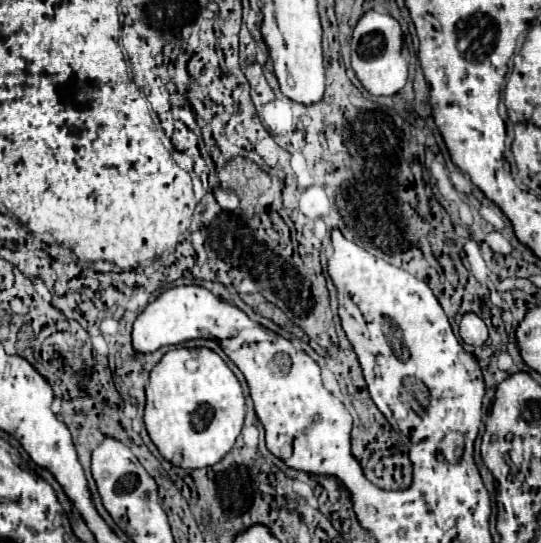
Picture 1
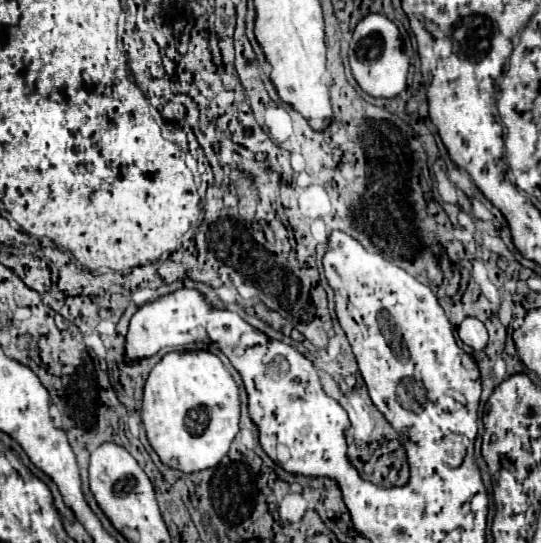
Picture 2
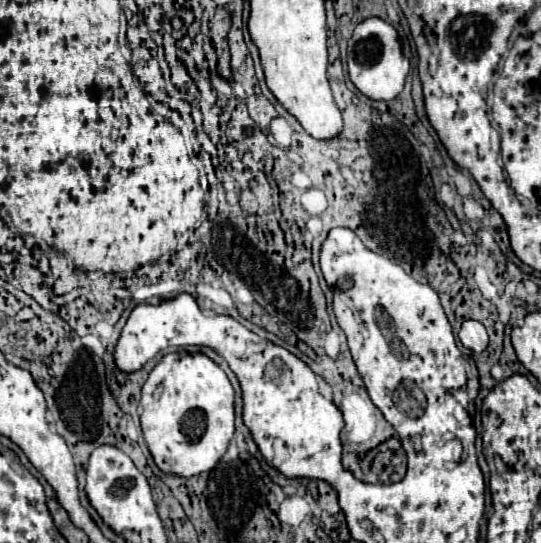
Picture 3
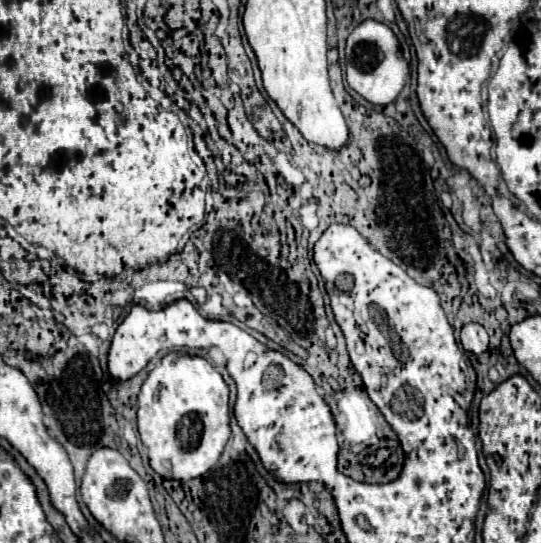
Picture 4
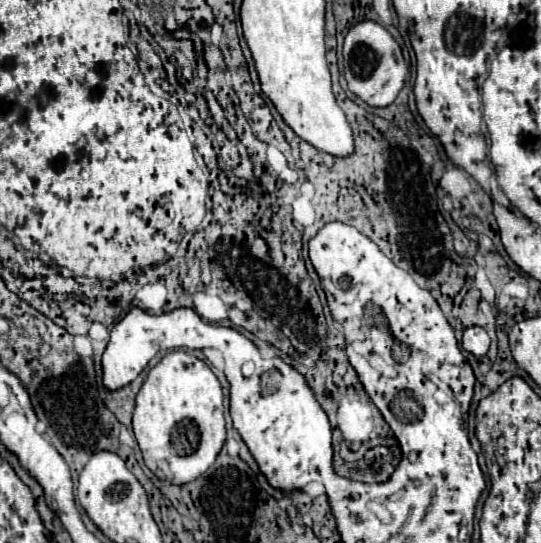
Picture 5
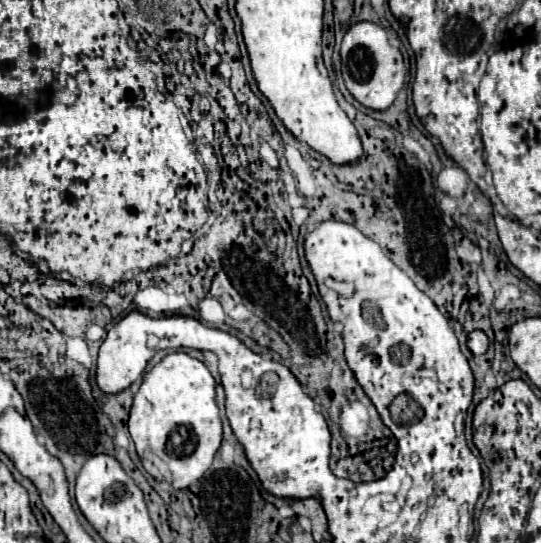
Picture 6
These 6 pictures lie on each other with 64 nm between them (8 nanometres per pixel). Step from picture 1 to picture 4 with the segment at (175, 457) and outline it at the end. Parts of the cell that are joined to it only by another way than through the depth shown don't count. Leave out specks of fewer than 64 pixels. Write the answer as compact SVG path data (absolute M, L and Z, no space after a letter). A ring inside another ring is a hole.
M170 352L148 374L138 394L138 430L148 448L150 466L172 480L192 480L208 472L230 438L230 388L202 356Z

